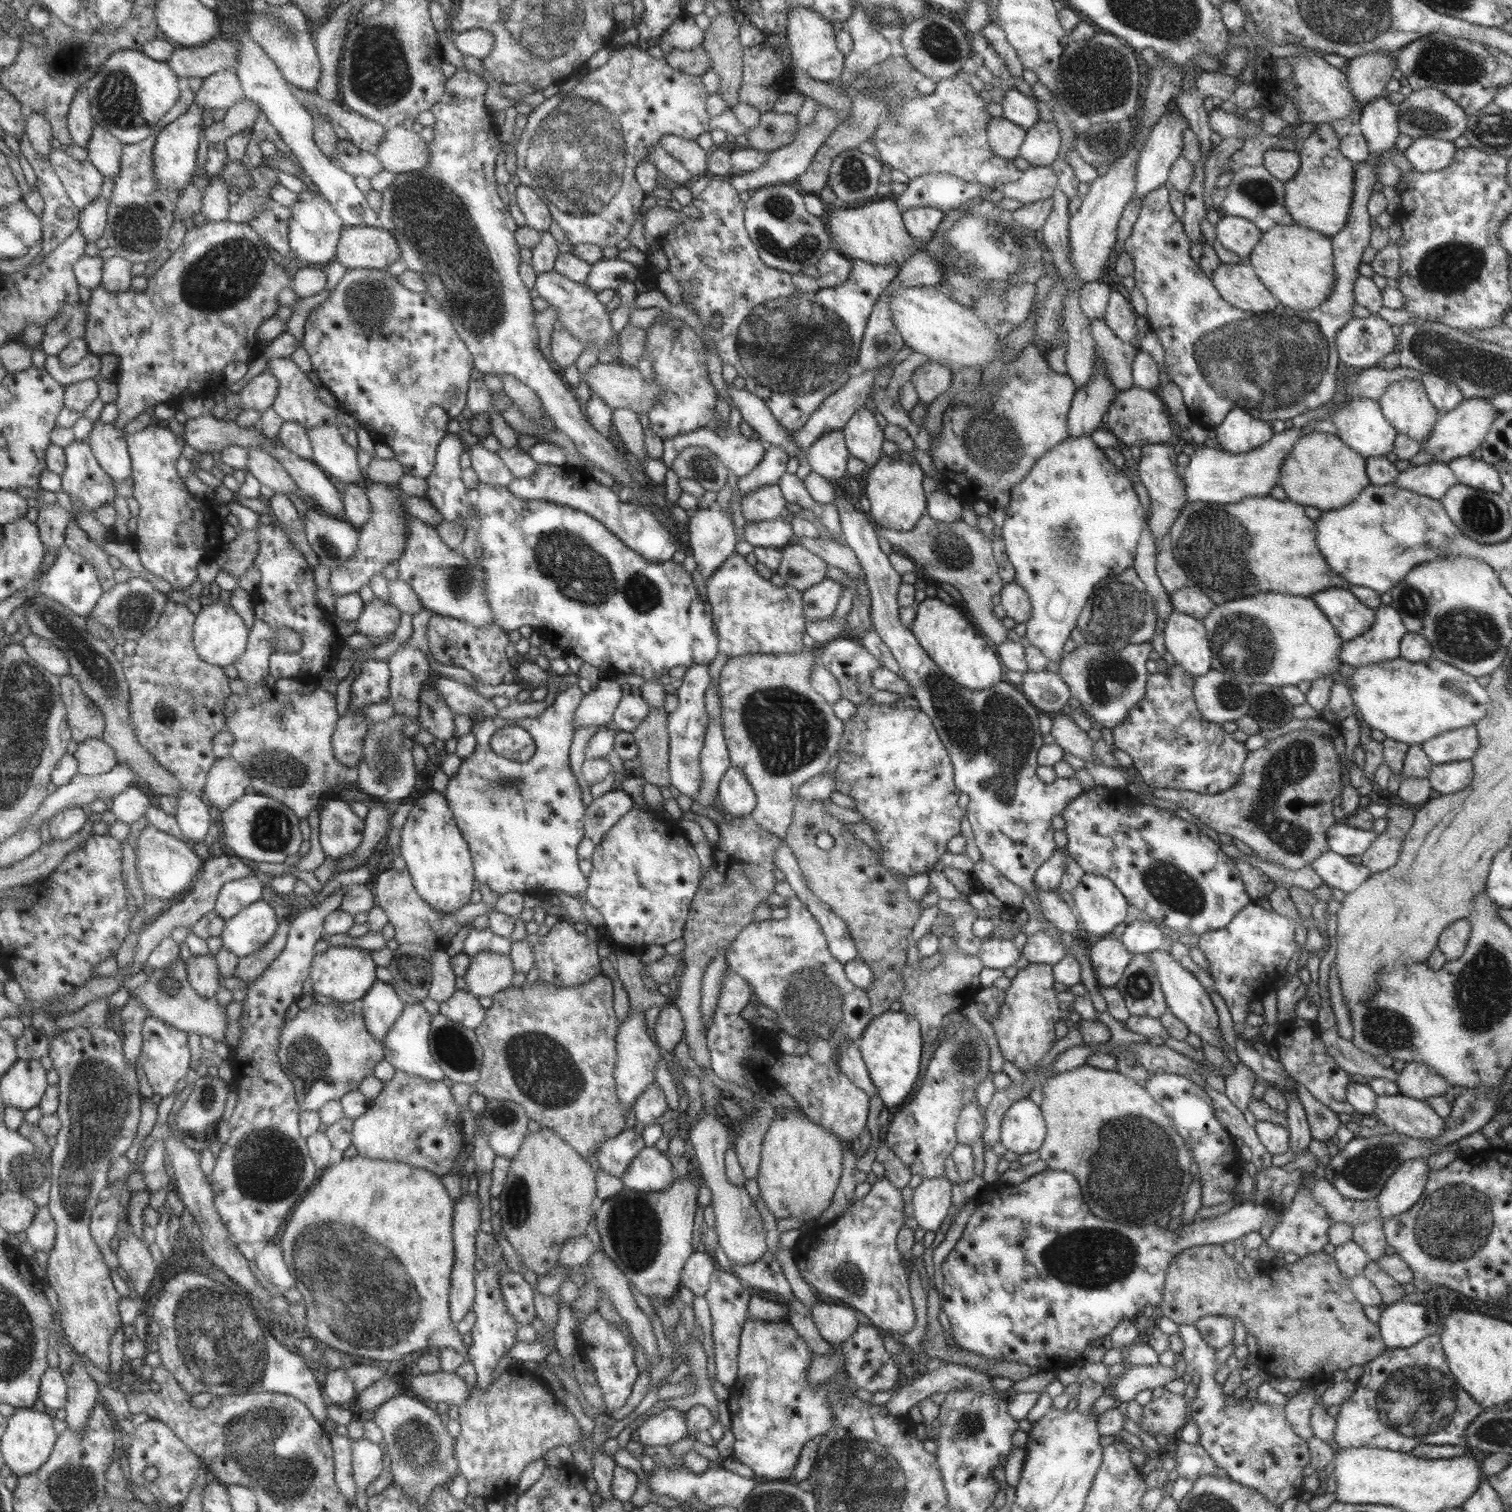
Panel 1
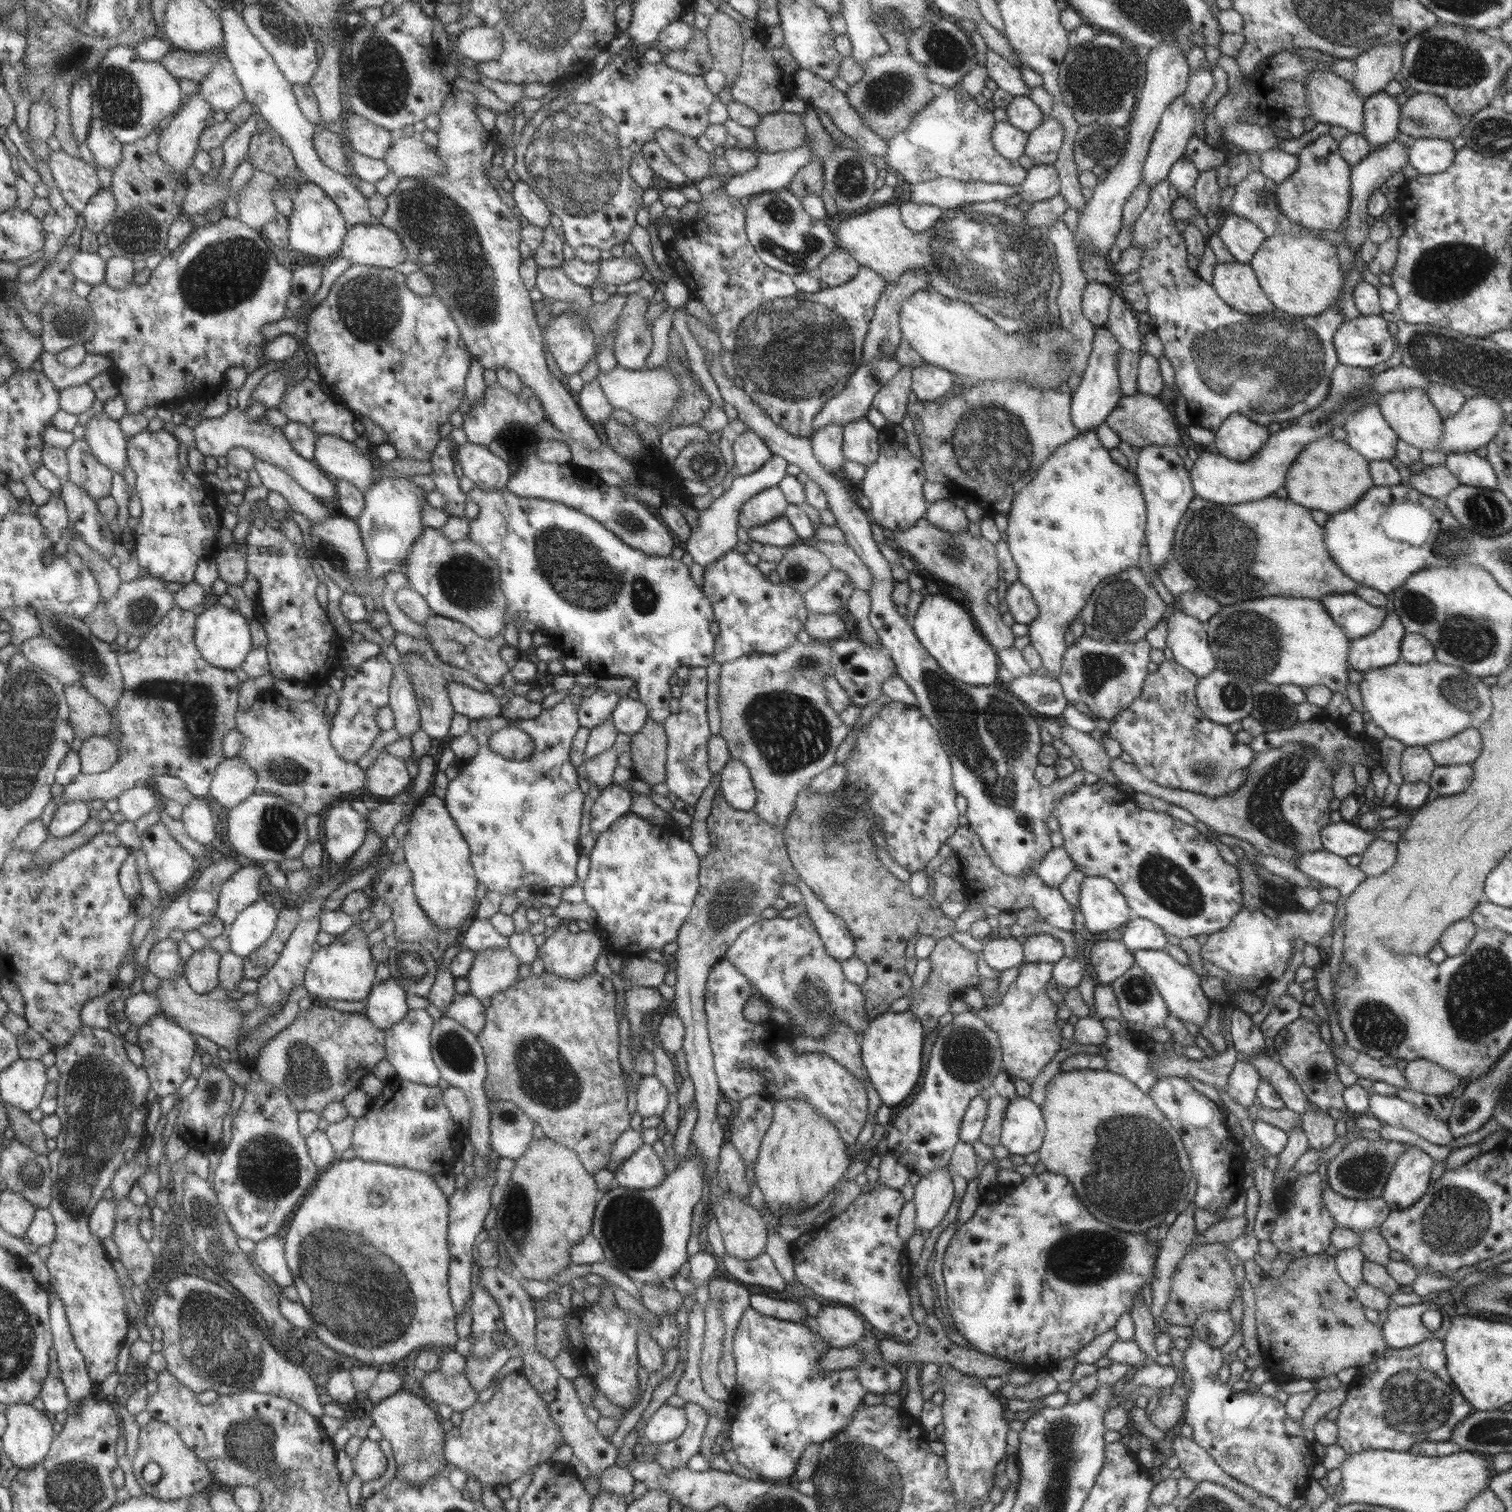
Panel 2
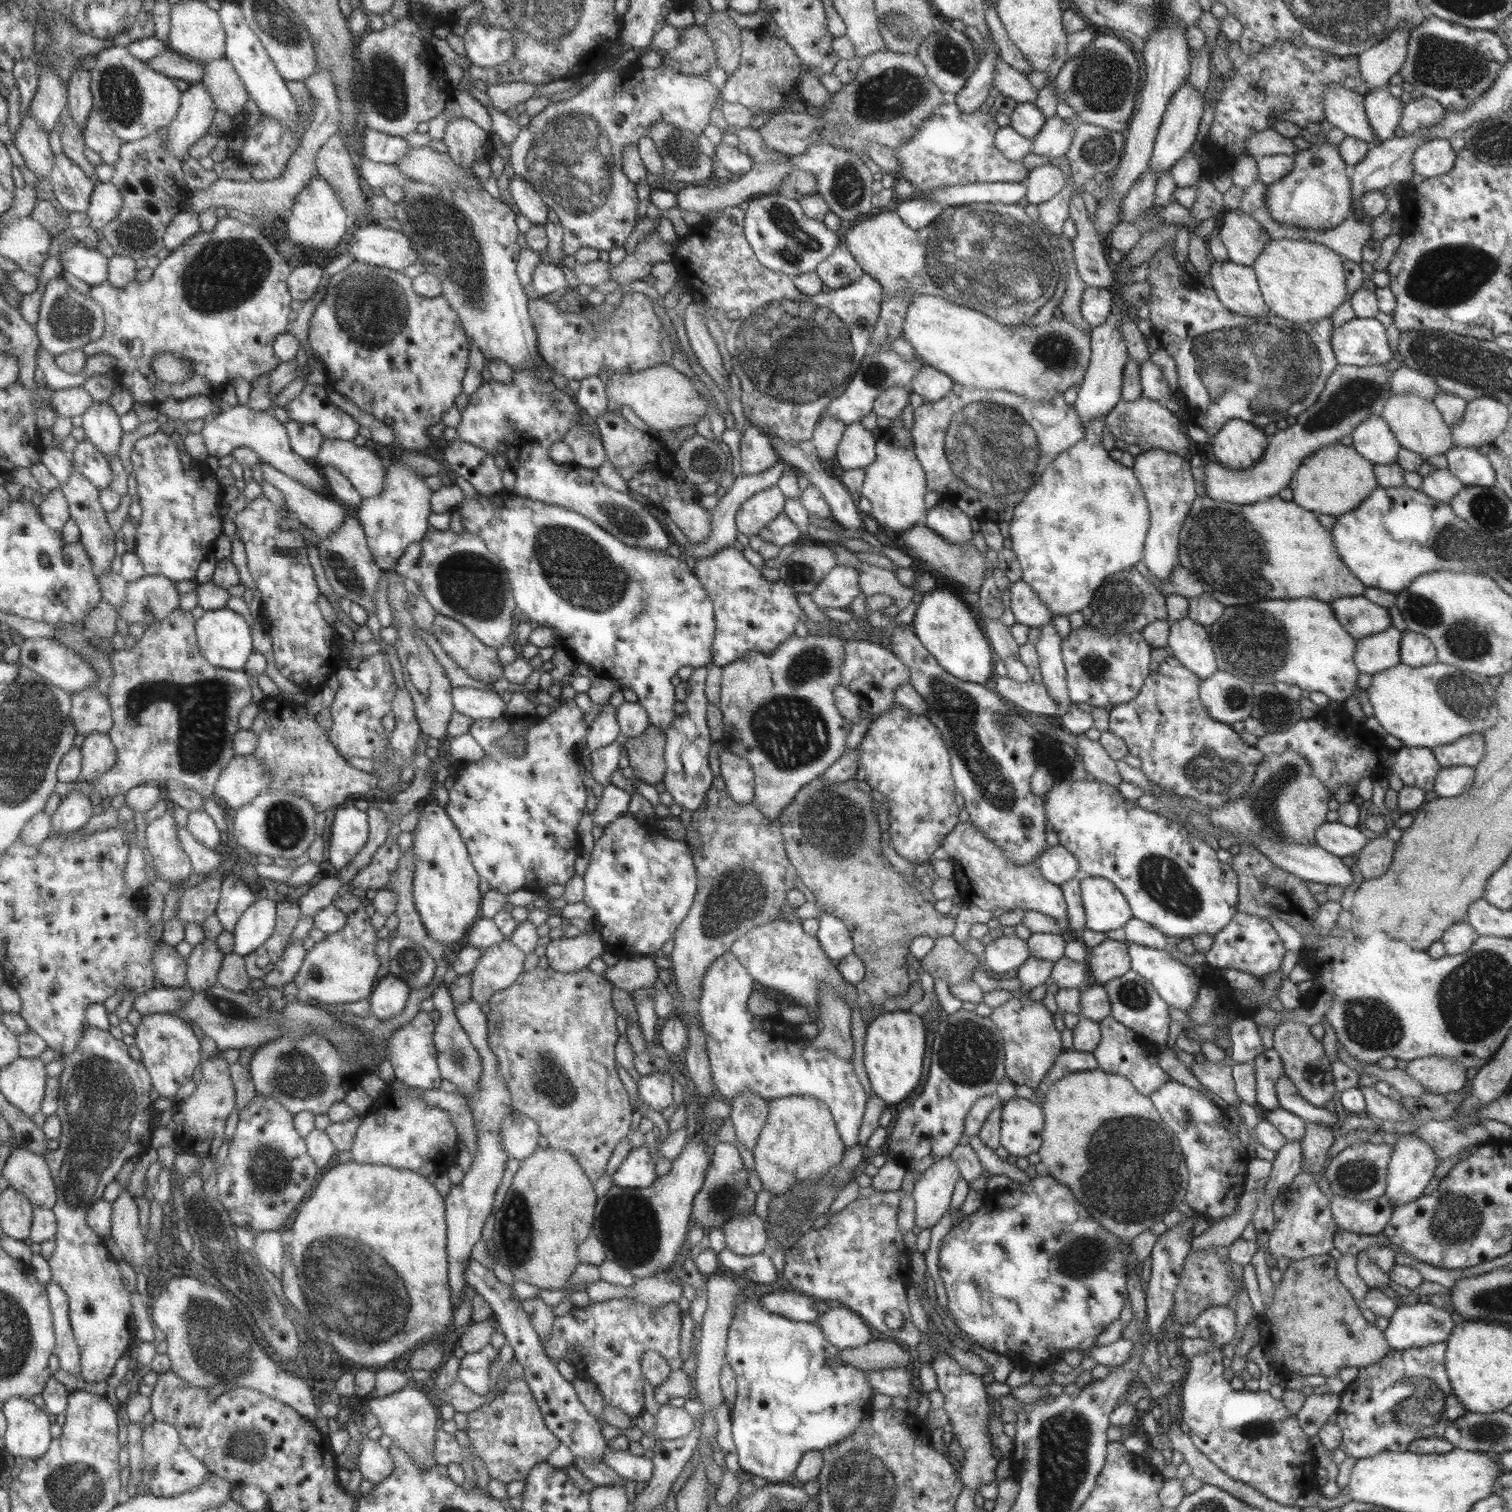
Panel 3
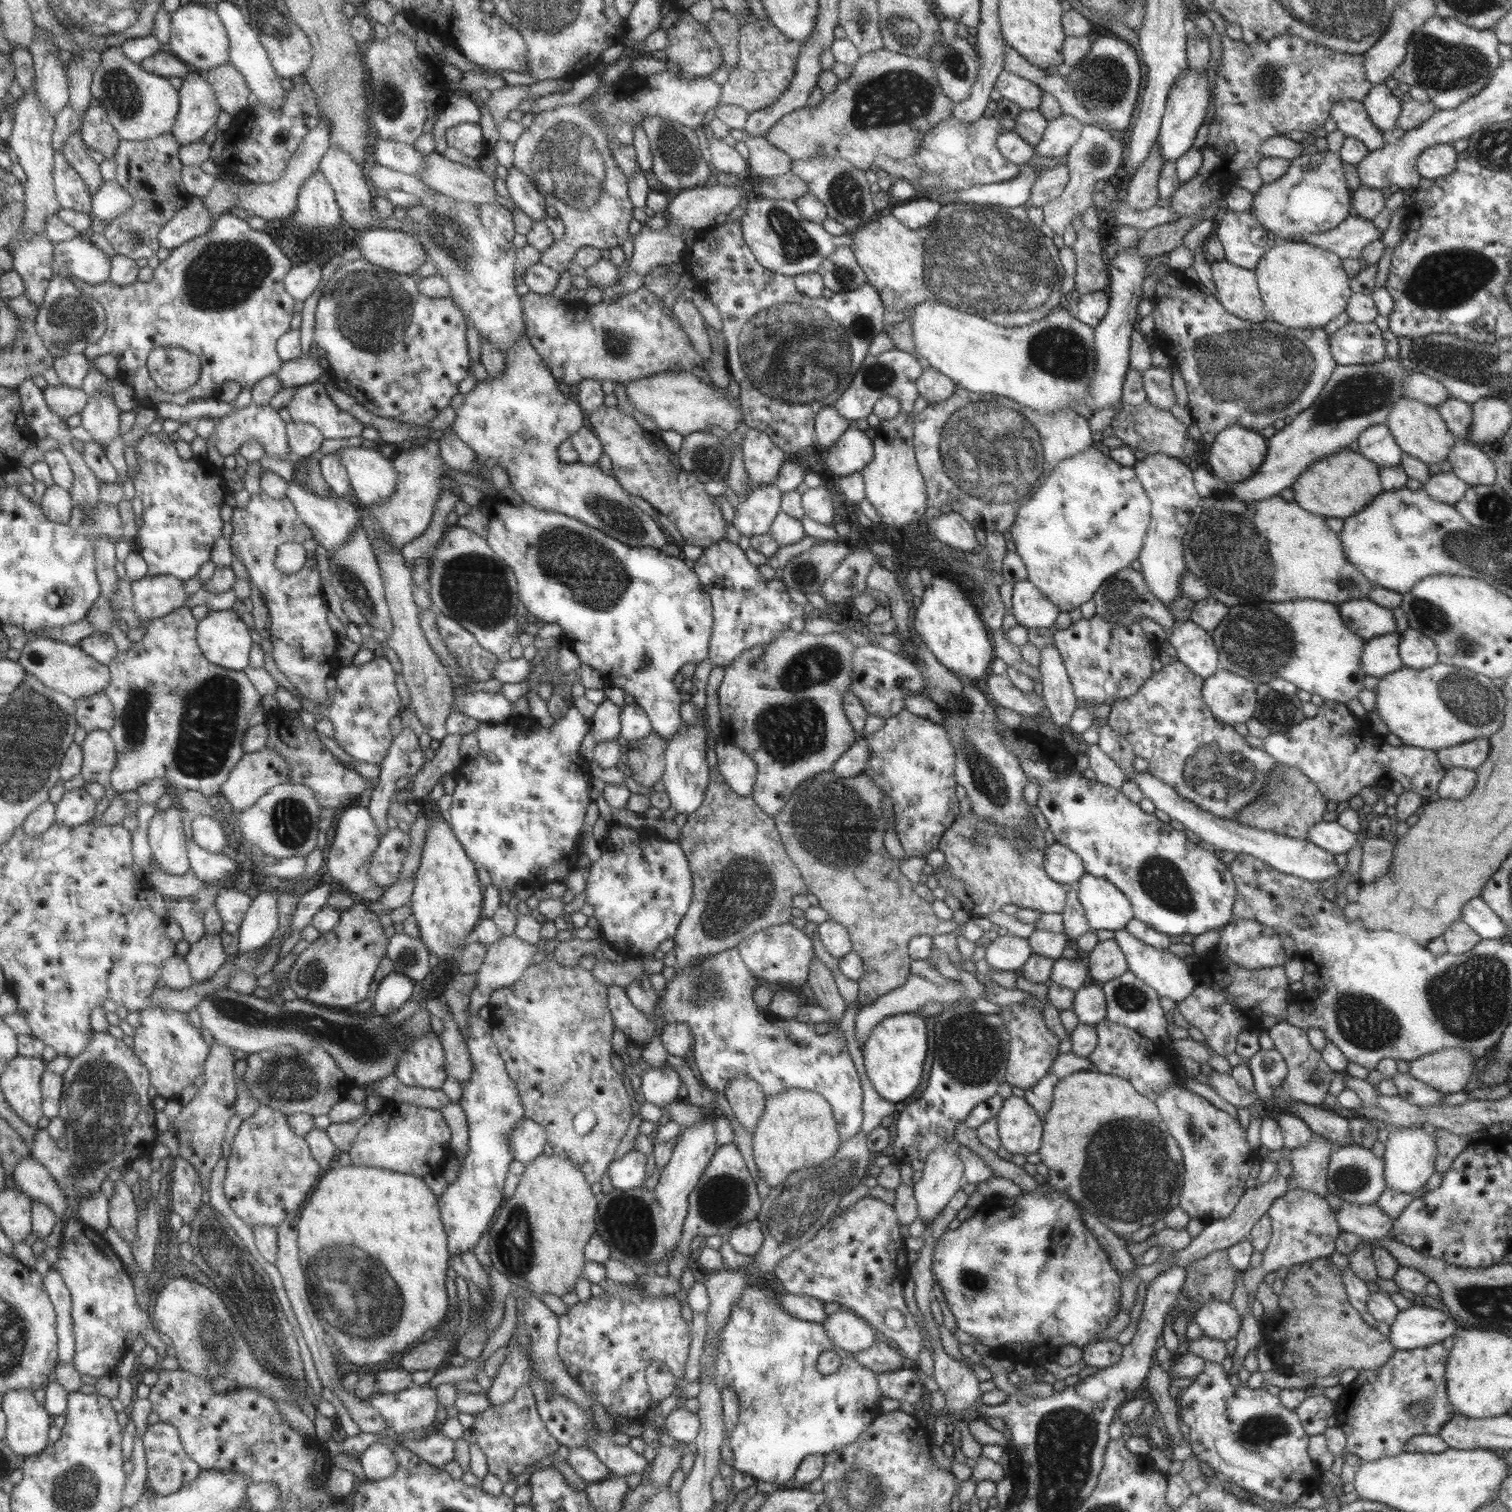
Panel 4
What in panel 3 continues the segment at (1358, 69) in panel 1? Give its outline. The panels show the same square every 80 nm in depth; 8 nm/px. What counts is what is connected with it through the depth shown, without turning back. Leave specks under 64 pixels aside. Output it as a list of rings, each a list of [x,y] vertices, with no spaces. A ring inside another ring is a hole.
[[[1397,27],[1382,41],[1357,55],[1363,82],[1371,89],[1387,87],[1389,78],[1401,68],[1406,59],[1410,31]]]

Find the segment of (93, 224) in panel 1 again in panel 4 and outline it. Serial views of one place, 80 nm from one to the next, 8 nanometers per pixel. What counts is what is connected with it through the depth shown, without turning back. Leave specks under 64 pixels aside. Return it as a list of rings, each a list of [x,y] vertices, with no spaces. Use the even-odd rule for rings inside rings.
[[[116,180],[105,181],[92,198],[92,213],[105,224],[135,209],[135,198]]]

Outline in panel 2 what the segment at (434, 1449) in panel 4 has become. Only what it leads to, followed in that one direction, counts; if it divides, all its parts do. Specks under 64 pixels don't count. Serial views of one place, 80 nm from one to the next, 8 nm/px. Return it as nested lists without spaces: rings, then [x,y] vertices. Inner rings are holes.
[[[521,1369],[499,1379],[497,1386],[488,1402],[477,1401],[473,1406],[461,1412],[462,1419],[458,1426],[460,1436],[448,1438],[444,1442],[442,1452],[444,1459],[451,1467],[456,1466],[467,1476],[468,1474],[474,1476],[475,1480],[481,1483],[481,1489],[483,1487],[493,1489],[493,1486],[499,1485],[508,1486],[513,1480],[527,1474],[529,1468],[549,1460],[555,1449],[564,1444],[559,1427],[549,1418],[550,1414],[545,1408],[545,1401],[539,1398]]]

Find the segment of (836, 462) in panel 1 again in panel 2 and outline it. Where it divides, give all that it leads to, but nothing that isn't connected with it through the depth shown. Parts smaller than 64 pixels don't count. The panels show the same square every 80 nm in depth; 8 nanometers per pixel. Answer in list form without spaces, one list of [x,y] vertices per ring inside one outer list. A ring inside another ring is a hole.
[[[826,424],[810,436],[811,448],[815,458],[827,474],[842,476],[843,462],[841,452],[842,428],[840,424]]]

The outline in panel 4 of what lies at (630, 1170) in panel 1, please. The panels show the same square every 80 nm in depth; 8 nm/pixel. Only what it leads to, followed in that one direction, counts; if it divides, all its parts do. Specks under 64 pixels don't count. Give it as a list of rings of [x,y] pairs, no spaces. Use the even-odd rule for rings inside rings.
[[[636,1148],[613,1160],[607,1168],[607,1176],[613,1189],[624,1191],[645,1184],[645,1162],[645,1155]]]

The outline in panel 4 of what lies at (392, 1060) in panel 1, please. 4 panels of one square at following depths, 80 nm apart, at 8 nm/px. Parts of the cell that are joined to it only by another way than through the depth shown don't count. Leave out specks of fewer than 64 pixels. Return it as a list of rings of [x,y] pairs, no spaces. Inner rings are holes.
[[[430,1028],[419,1038],[410,1040],[394,1075],[407,1086],[440,1089],[446,1077],[444,1058],[439,1037]]]

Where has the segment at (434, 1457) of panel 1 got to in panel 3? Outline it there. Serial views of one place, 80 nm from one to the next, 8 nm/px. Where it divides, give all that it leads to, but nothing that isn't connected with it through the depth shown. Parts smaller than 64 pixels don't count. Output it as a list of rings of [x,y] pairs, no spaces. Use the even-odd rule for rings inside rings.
[[[423,1385],[421,1390],[410,1386],[400,1388],[397,1392],[392,1392],[387,1396],[373,1396],[366,1402],[370,1412],[377,1418],[377,1426],[383,1435],[389,1437],[393,1444],[410,1456],[410,1459],[420,1468],[427,1470],[432,1467],[434,1460],[432,1457],[434,1444],[437,1440],[437,1410],[429,1399],[431,1390]]]

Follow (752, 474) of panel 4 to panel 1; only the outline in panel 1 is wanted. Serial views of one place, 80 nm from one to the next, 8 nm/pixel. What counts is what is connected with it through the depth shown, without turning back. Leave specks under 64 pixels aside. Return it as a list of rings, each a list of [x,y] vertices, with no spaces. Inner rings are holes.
[[[705,426],[696,428],[691,432],[677,433],[675,436],[662,439],[661,460],[663,464],[665,464],[665,467],[671,467],[671,462],[675,460],[677,454],[688,446],[698,446],[710,450],[713,454],[717,455],[718,460],[725,466],[727,472],[731,472],[733,476],[737,478],[749,474],[749,472],[761,462],[766,451],[766,447],[759,442],[759,439],[743,436],[743,434],[734,436],[727,435],[725,438],[720,438],[712,431],[711,426]]]

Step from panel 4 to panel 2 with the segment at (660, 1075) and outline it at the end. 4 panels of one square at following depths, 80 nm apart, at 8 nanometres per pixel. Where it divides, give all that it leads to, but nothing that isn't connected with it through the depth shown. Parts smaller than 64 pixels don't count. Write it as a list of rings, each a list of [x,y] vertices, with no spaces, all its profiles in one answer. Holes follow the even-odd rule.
[[[643,1075],[637,1082],[636,1111],[642,1118],[661,1116],[671,1096],[655,1075]]]

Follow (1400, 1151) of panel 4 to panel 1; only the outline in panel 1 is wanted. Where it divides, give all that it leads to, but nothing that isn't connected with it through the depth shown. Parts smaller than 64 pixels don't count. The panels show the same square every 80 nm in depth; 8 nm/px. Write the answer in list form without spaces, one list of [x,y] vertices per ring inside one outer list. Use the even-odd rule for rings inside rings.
[[[1411,1158],[1396,1168],[1375,1198],[1379,1219],[1406,1212],[1419,1200],[1427,1181],[1427,1170],[1426,1158]]]

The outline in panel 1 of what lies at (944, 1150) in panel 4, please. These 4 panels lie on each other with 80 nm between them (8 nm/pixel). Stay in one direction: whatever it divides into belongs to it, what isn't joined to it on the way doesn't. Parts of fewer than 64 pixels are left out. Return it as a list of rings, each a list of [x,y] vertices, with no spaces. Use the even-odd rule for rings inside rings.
[[[946,1178],[922,1179],[913,1189],[913,1215],[919,1229],[937,1231],[949,1212],[952,1184]]]

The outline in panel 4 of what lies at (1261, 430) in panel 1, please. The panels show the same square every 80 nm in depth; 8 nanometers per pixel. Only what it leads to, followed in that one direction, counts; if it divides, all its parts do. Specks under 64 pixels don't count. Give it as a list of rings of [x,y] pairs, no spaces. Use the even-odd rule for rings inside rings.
[[[1234,424],[1219,432],[1207,454],[1209,470],[1224,484],[1237,484],[1256,473],[1266,453],[1261,433]]]

